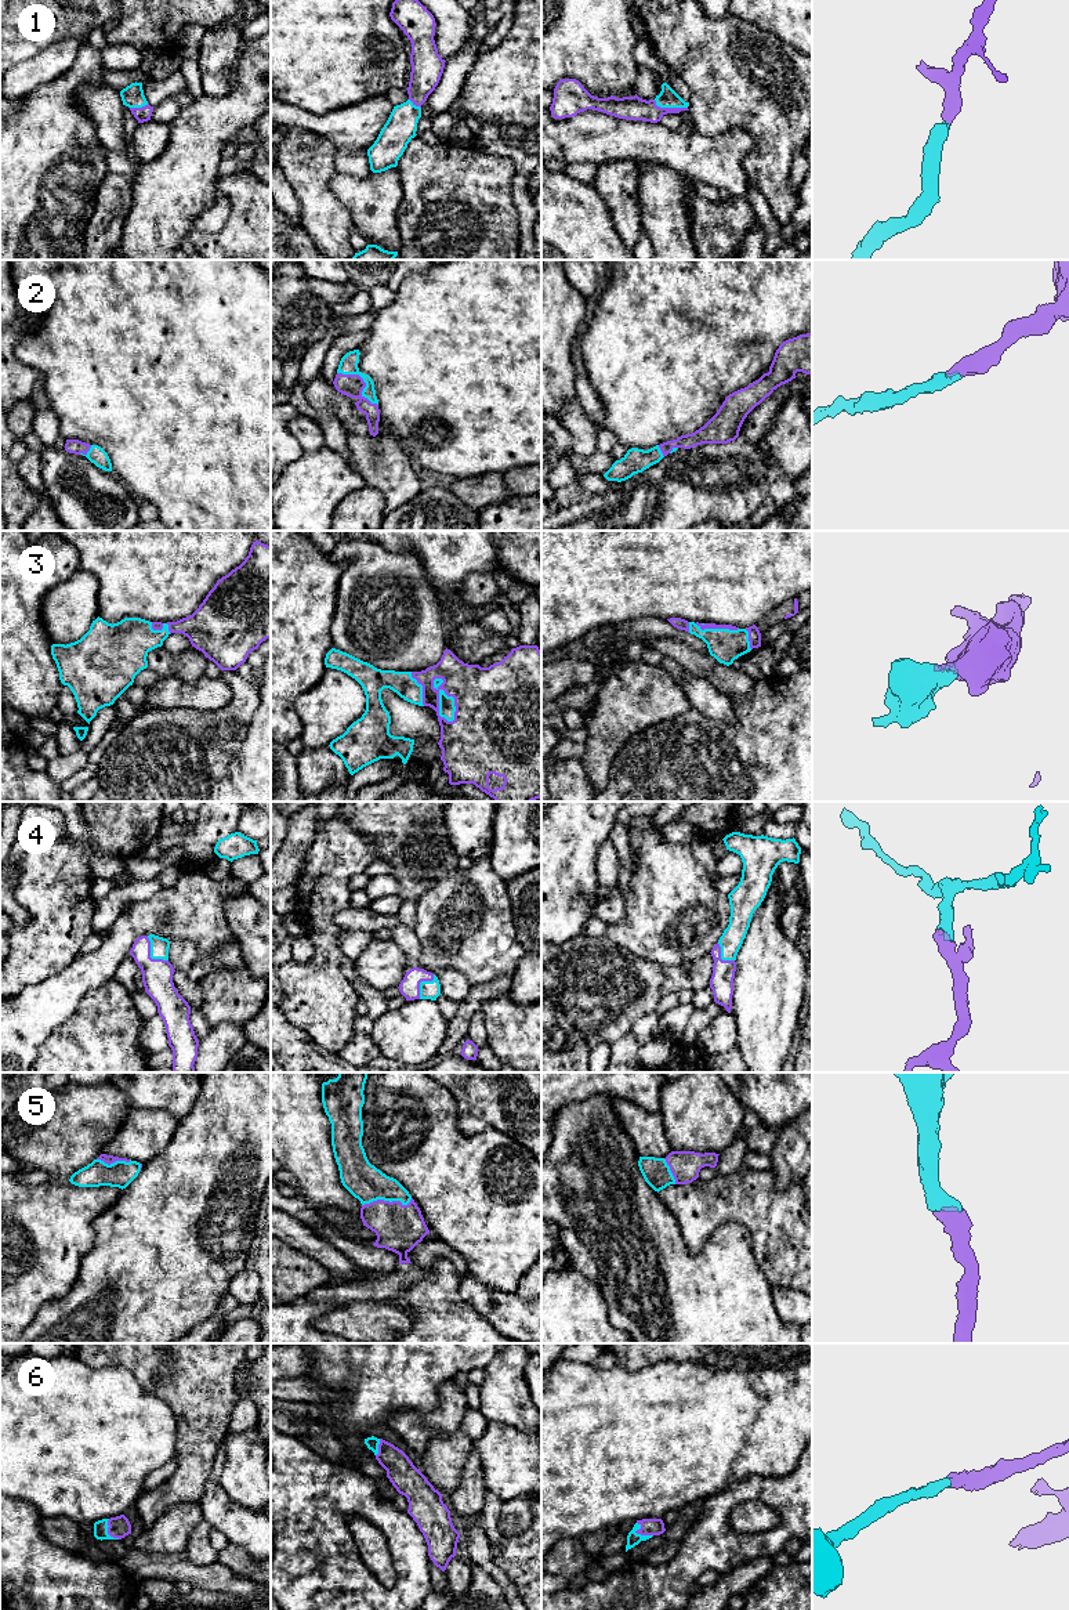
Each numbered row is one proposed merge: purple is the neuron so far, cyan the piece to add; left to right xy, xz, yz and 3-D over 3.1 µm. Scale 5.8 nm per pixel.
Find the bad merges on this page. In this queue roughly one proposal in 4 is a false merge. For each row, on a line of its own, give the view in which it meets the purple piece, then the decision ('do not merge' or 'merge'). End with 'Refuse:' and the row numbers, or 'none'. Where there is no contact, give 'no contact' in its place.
1: yz | merge
2: xz | merge
3: xz | merge
4: xy | merge
5: xz | merge
6: yz | merge
Refuse: none

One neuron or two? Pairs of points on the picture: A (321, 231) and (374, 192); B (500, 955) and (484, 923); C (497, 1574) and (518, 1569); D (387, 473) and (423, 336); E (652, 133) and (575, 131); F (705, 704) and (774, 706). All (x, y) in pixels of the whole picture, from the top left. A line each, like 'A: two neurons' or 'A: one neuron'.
A: two neurons
B: one neuron
C: two neurons
D: two neurons
E: one neuron
F: two neurons

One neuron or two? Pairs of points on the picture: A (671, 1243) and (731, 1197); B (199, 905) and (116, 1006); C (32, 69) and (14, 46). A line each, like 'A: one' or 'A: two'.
A: two
B: two
C: two

